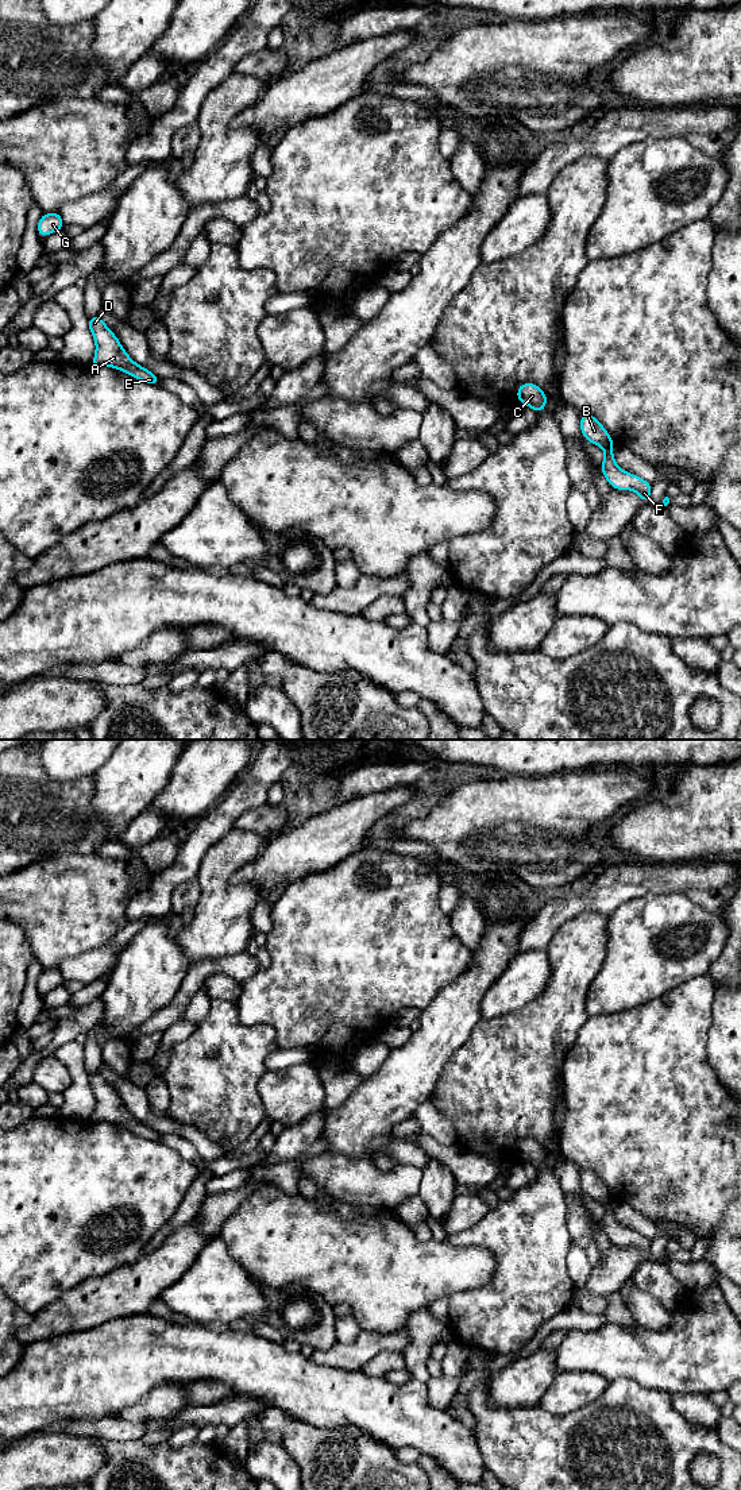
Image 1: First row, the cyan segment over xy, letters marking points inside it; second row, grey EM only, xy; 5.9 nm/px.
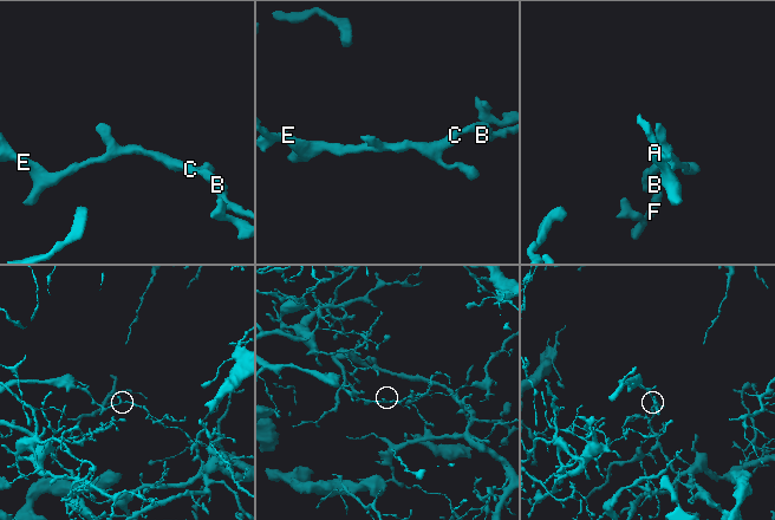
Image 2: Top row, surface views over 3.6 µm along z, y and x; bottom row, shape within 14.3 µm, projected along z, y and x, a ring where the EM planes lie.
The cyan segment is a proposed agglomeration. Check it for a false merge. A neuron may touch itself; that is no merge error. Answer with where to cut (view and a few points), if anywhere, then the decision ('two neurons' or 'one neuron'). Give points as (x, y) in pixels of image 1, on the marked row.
xy (613, 444), (602, 447) | two neurons

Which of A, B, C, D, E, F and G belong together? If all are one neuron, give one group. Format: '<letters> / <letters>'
A B C D E G / F

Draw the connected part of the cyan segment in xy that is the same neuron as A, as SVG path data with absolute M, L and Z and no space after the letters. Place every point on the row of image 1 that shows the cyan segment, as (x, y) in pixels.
M100 316L88 319L88 327L96 341L96 352L90 367L109 366L144 382L148 385L159 385L161 378L148 371L147 368L136 364L116 335L105 325Z

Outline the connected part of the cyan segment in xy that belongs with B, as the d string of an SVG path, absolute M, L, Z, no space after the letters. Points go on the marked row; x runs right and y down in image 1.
M580 412L580 431L586 440L590 443L603 447L607 444L614 445L609 432L602 424L591 414Z

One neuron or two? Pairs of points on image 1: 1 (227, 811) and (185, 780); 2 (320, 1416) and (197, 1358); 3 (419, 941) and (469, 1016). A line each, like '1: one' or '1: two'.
1: two
2: one
3: two

